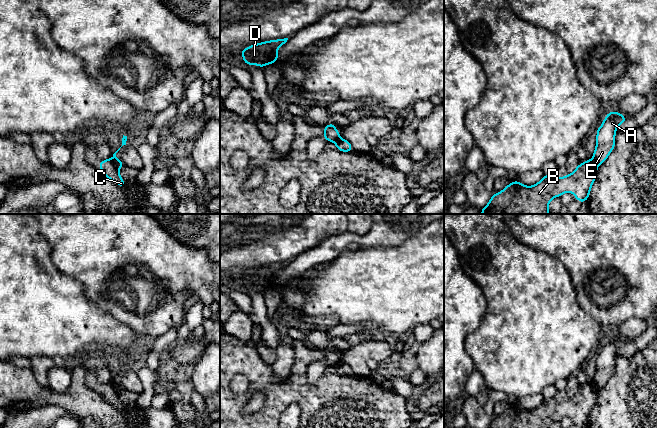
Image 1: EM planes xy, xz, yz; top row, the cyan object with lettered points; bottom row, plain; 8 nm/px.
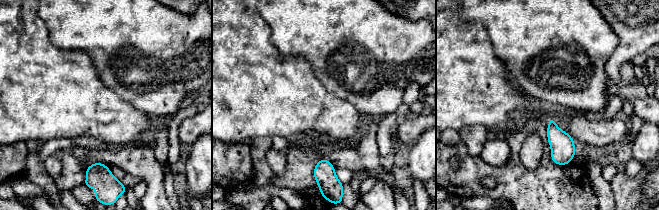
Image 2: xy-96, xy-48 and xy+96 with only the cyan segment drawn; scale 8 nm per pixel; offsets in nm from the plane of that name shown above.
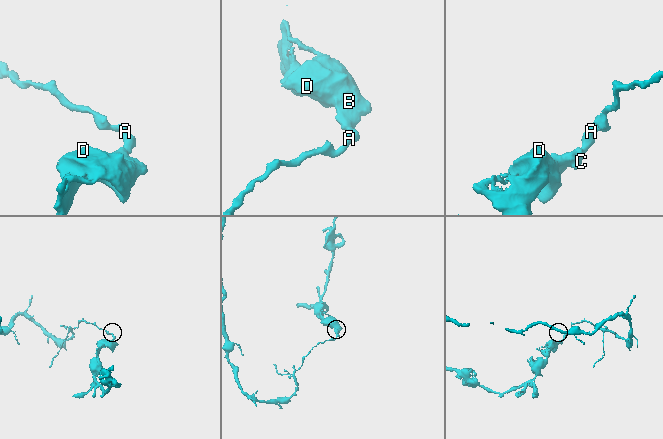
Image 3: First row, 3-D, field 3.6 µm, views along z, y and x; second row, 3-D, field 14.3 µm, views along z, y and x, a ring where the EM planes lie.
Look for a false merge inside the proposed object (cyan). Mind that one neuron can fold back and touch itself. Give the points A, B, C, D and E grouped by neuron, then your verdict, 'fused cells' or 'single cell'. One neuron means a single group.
A E / B C D | fused cells

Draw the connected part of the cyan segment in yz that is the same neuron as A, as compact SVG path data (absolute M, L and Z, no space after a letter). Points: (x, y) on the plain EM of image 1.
M611 335L602 346L600 352L596 353L596 372L593 377L593 385L600 390L613 375L615 371L616 353L626 345L626 341L619 336Z

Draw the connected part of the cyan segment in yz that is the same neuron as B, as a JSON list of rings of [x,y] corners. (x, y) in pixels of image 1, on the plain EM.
[[[592,383],[576,390],[575,395],[565,401],[544,399],[533,410],[525,410],[516,403],[492,419],[488,428],[549,428],[554,421],[566,416],[573,416],[574,422],[582,427],[588,424],[596,397],[597,390]]]

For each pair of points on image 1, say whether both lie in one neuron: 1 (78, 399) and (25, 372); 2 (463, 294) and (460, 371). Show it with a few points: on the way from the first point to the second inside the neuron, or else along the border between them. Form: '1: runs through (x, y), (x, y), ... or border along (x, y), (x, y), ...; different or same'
1: runs through (63, 399), (44, 397), (34, 387); same
2: runs through (457, 313), (457, 352); same

